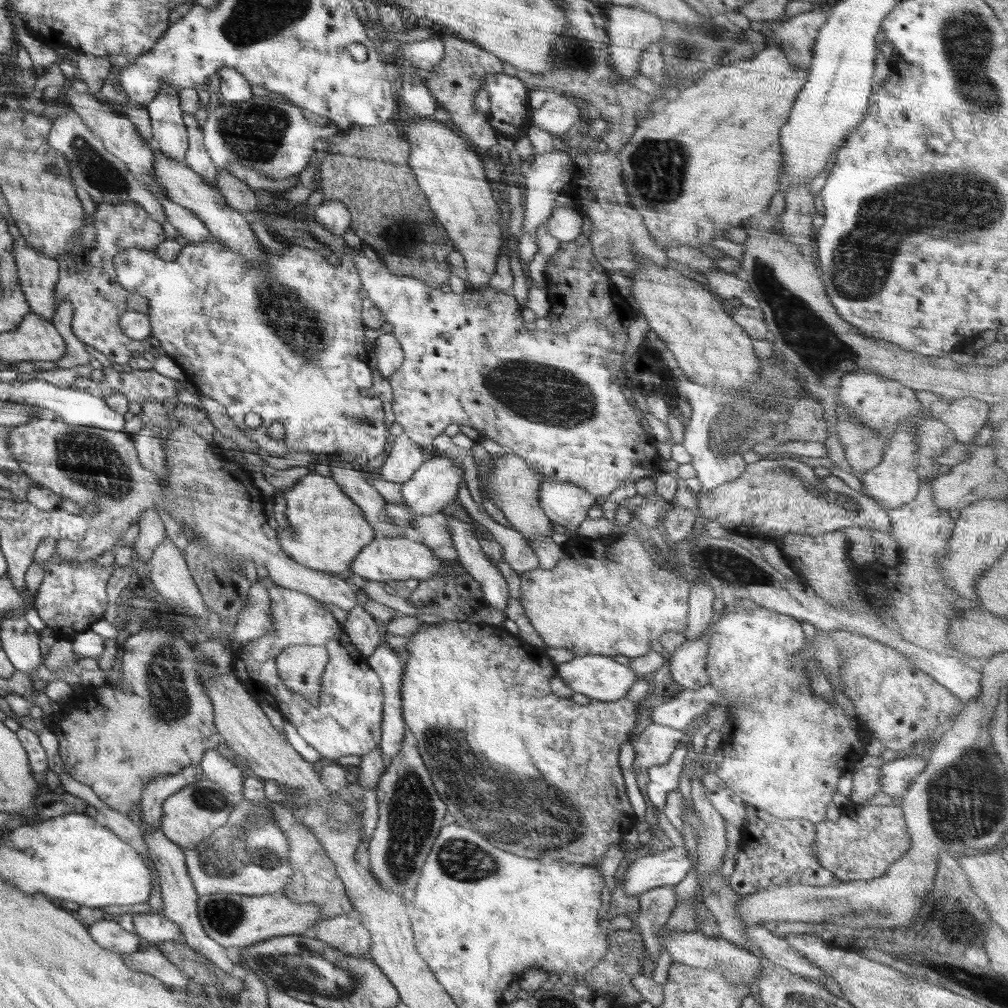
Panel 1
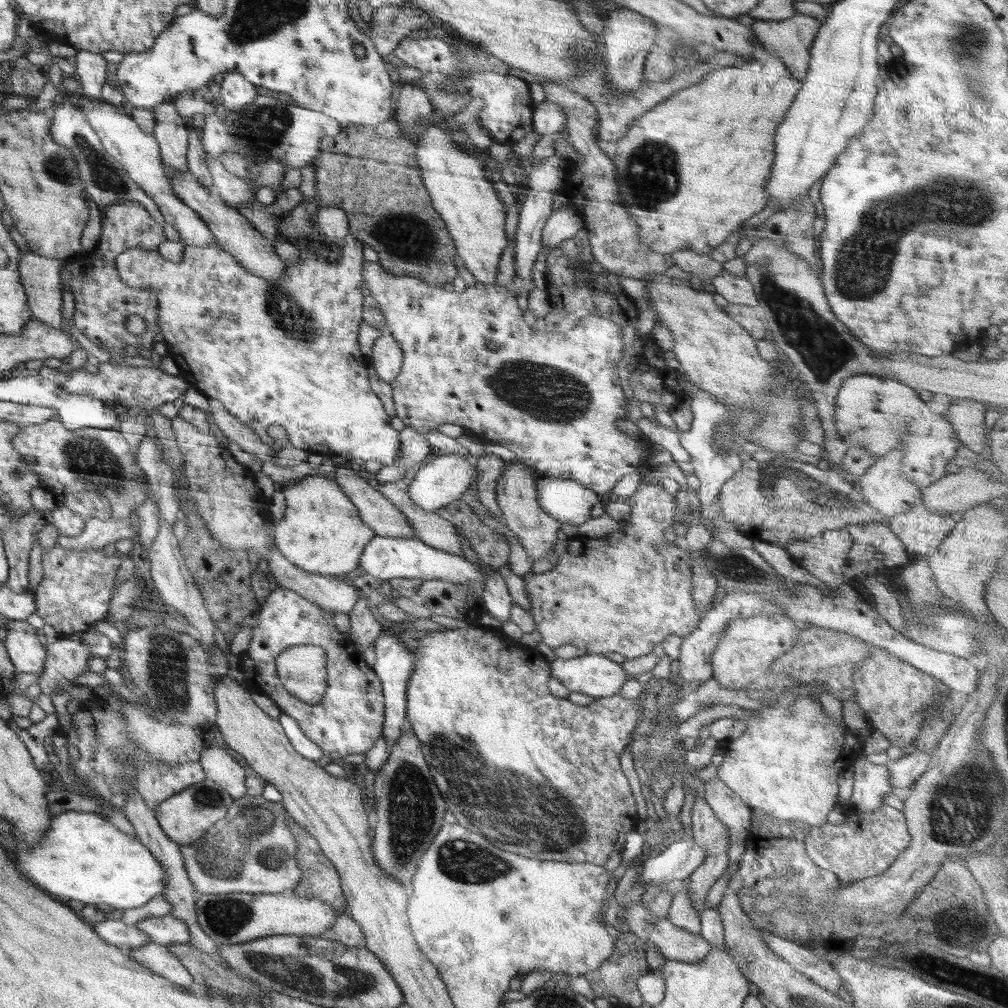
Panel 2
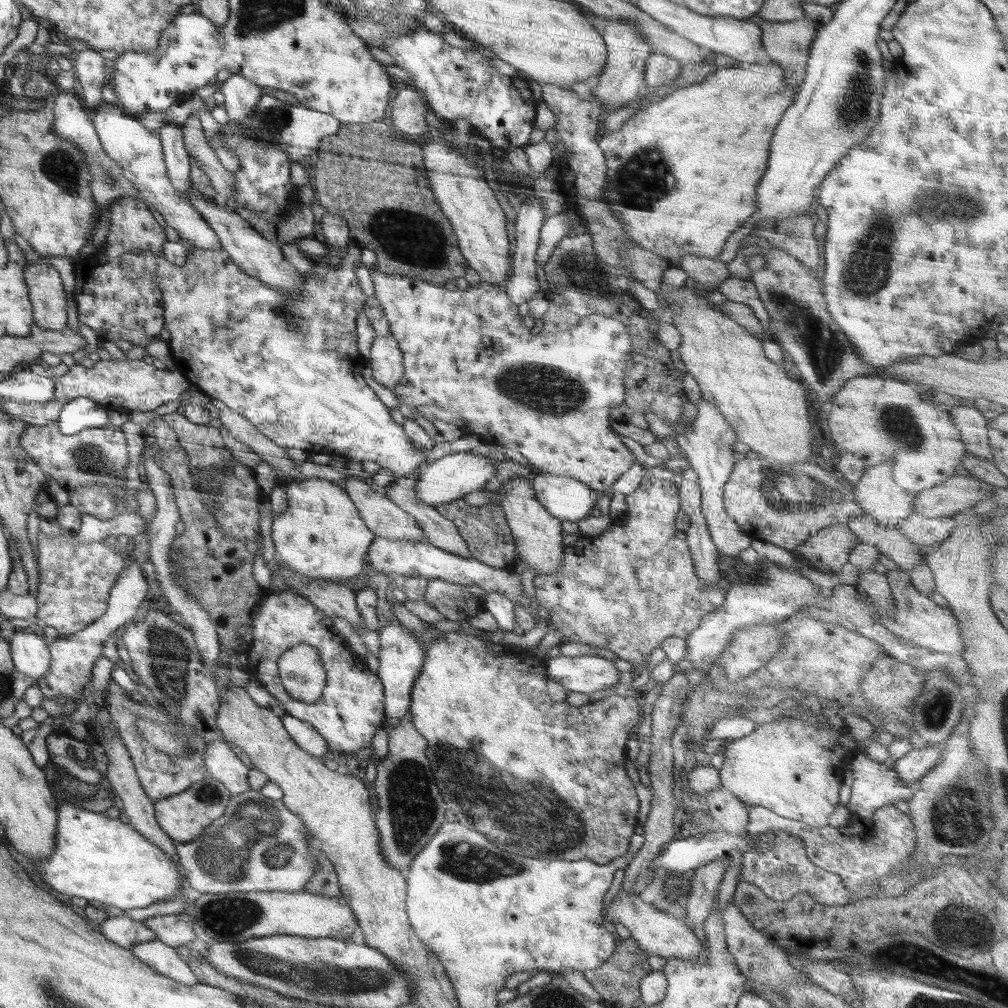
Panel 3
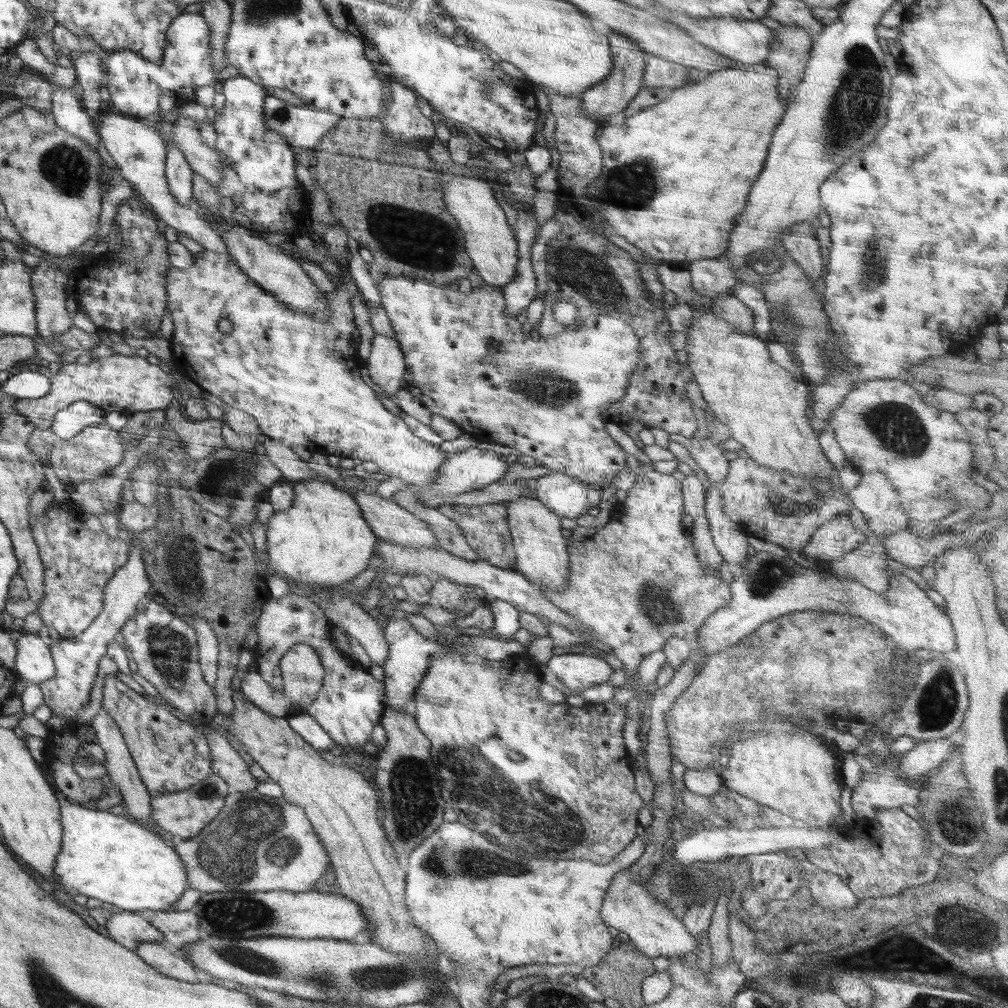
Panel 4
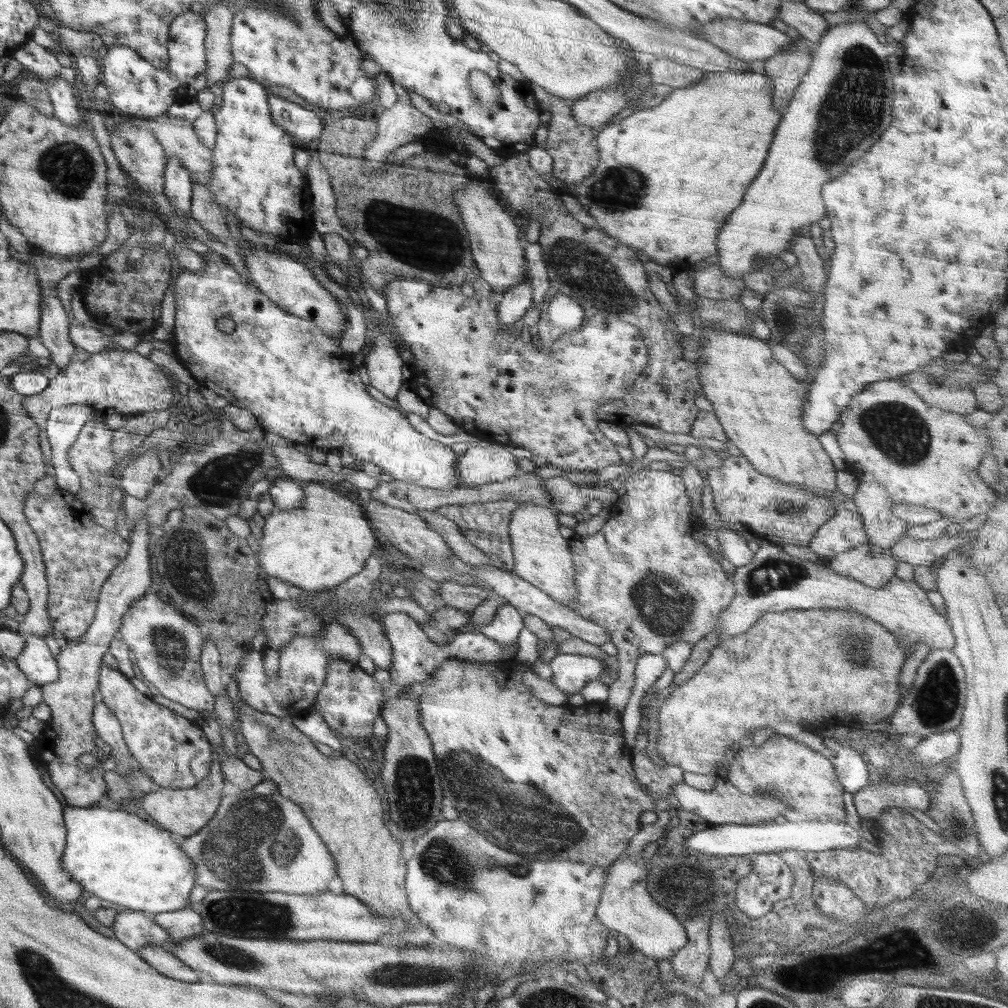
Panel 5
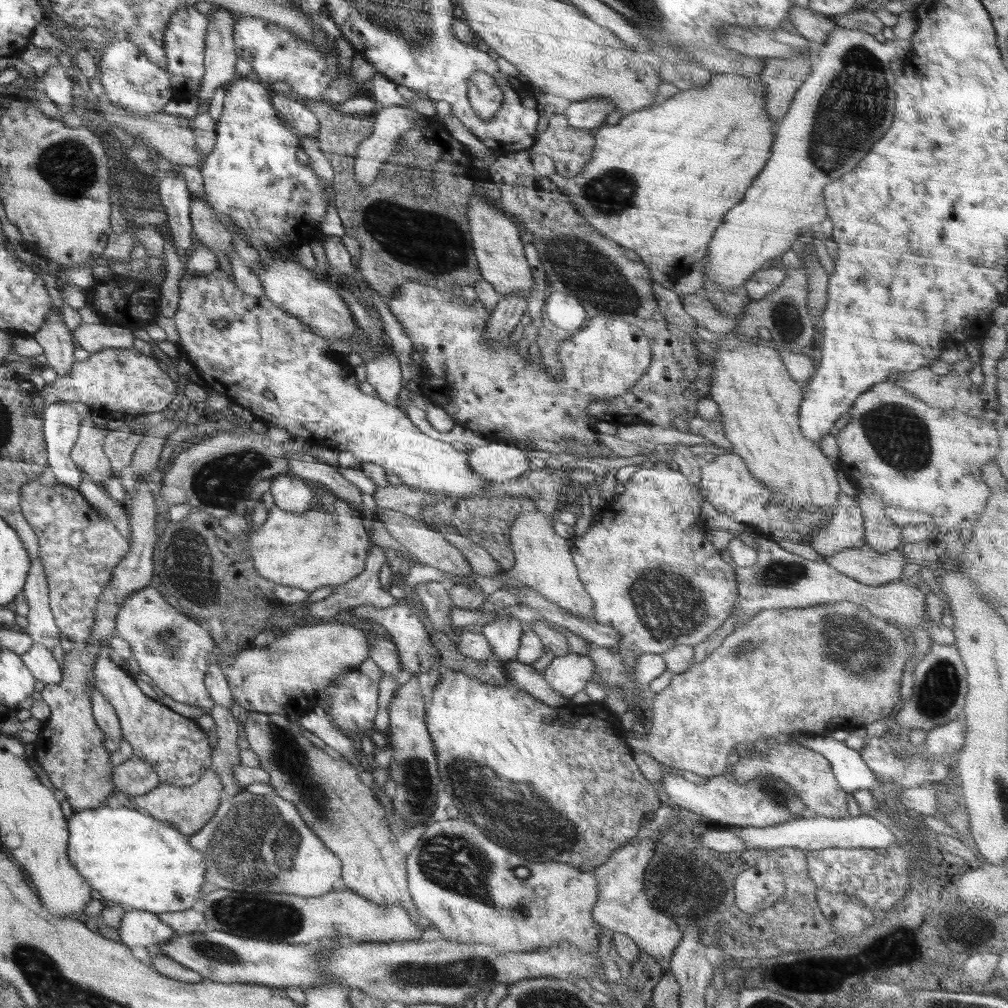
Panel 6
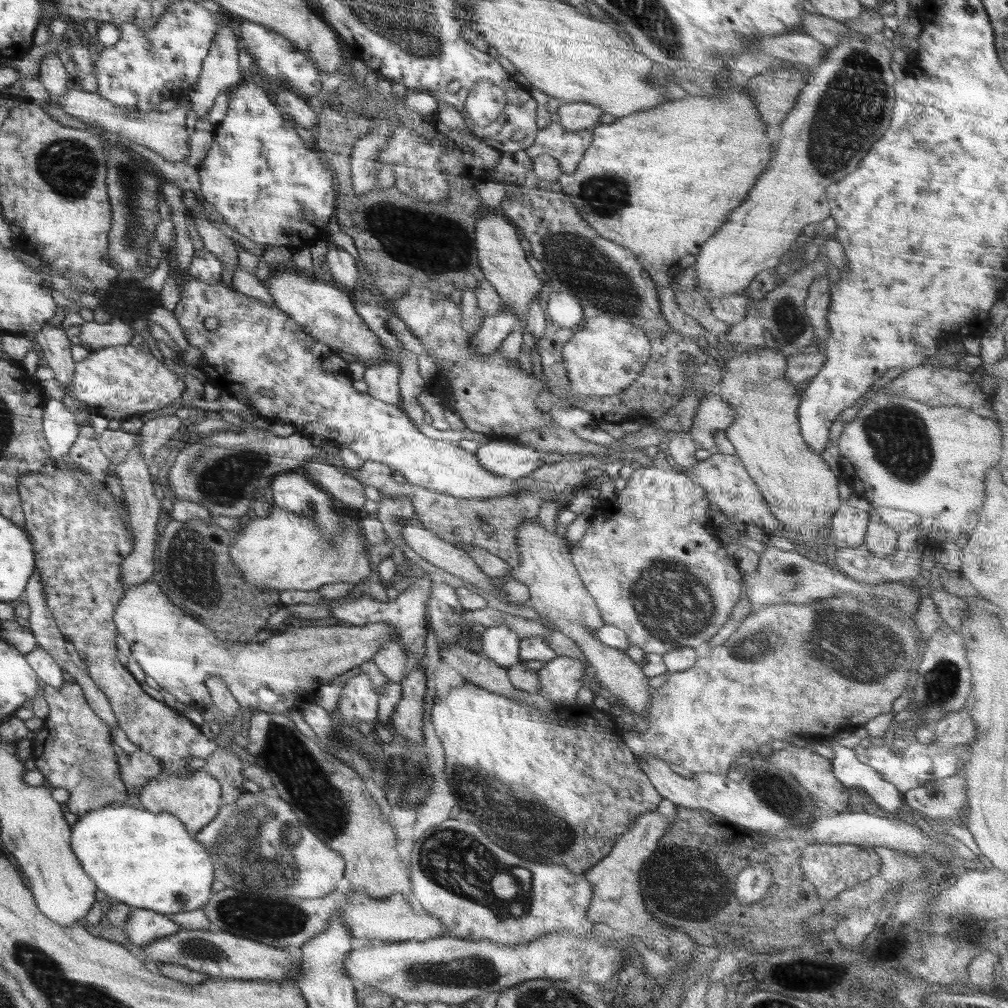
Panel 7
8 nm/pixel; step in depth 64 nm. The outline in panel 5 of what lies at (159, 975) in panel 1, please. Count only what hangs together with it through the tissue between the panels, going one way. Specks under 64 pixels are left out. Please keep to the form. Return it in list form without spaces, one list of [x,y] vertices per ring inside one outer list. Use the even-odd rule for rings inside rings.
[[[144,946],[137,951],[138,956],[148,965],[152,965],[160,975],[168,976],[181,982],[198,982],[198,973],[172,956],[164,946]]]

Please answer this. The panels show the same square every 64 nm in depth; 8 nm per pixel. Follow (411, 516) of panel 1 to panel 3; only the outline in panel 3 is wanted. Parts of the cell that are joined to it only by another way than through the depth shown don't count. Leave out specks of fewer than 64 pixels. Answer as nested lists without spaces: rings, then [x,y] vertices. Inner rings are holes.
[[[473,452],[446,454],[422,472],[422,476],[417,480],[416,495],[418,495],[418,501],[422,501],[430,507],[436,507],[440,504],[462,499],[464,495],[470,494],[470,492],[484,489],[495,474],[496,461],[494,458],[489,458],[489,456],[484,458],[484,456],[478,456]]]

